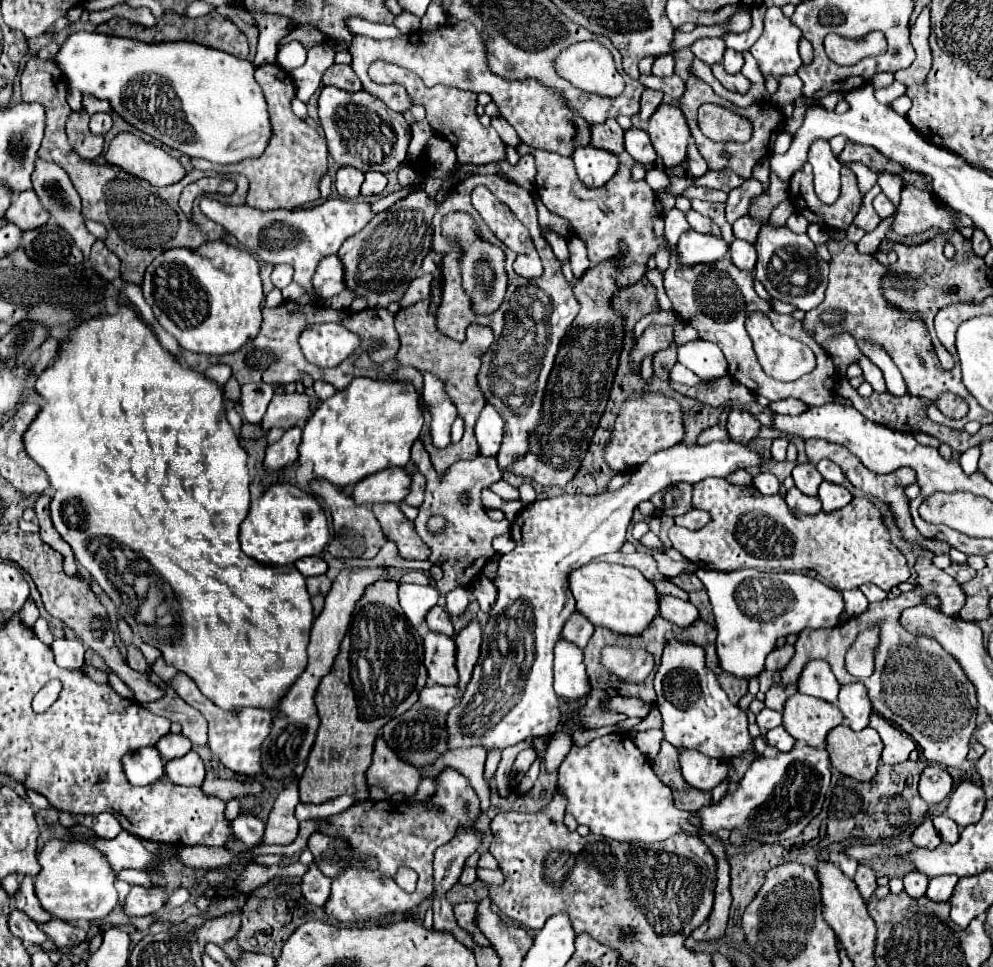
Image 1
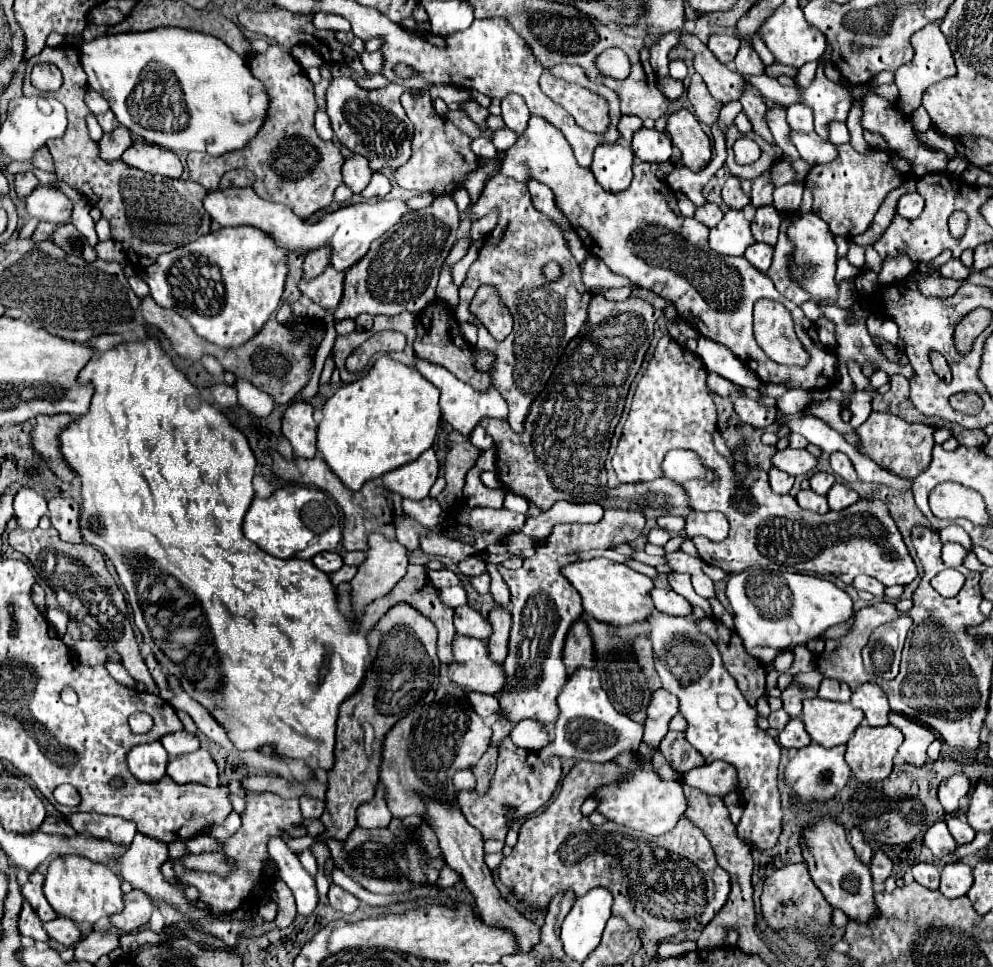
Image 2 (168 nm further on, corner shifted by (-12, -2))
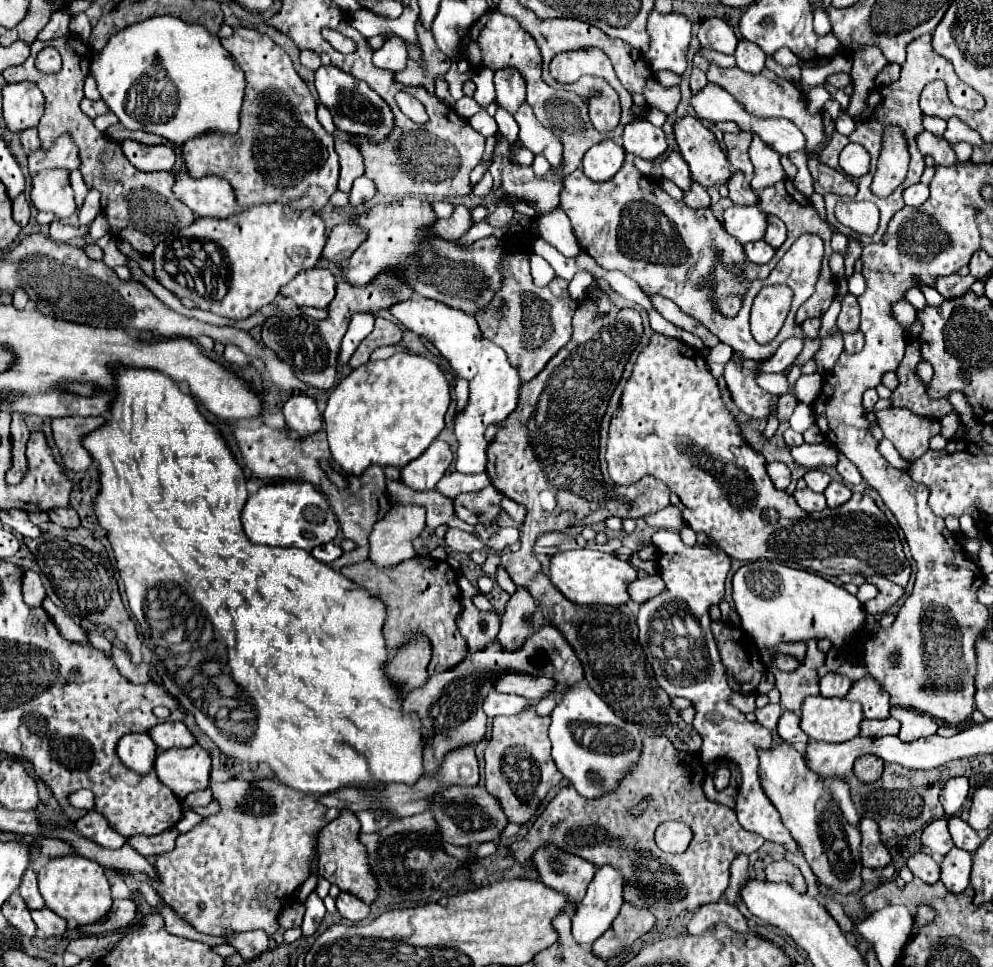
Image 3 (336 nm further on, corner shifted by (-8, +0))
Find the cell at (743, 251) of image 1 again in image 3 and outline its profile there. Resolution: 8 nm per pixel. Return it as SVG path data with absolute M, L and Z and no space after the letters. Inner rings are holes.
M759 239L759 241L747 243L747 245L745 245L745 253L747 253L747 259L749 259L749 261L753 261L753 263L757 263L757 265L765 265L765 263L771 261L775 249L773 249L769 243L765 243L763 239Z

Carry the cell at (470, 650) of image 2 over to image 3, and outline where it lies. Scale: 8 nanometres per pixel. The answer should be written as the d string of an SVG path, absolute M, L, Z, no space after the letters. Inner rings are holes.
M515 671L499 675L495 681L495 691L515 693L525 699L541 699L541 697L549 695L551 689L553 689L551 679L535 677L535 675L527 675L527 673L515 673Z

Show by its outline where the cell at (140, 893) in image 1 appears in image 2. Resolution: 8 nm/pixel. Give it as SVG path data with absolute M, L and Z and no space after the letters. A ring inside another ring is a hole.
M133 889L131 893L127 893L123 897L123 903L125 903L125 909L111 917L111 925L115 929L119 929L121 933L131 933L131 931L137 931L143 925L147 925L151 913L155 909L155 903L151 897L147 897L143 891Z

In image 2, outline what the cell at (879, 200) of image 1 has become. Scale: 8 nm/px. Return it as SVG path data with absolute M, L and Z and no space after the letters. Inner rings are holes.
M905 193L897 203L897 213L907 219L915 219L921 211L923 211L923 197L919 193Z

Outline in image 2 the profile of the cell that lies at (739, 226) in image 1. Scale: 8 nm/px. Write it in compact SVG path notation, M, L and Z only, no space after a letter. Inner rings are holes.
M773 205L759 207L751 221L751 231L753 231L755 241L775 247L777 235L779 235L779 223L781 223L781 217Z

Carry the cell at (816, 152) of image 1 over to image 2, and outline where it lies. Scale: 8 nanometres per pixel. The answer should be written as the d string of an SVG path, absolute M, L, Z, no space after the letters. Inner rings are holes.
M791 131L789 137L791 137L791 143L797 147L797 151L801 153L801 159L805 159L809 165L829 163L831 159L837 157L835 145L831 141L821 139L815 131L811 131L811 133Z

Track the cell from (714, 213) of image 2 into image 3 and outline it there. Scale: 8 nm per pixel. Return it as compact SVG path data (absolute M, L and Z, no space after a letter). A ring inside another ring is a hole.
M693 183L693 187L685 193L683 199L691 209L707 209L709 207L709 193L705 191L705 187L701 187L699 183Z

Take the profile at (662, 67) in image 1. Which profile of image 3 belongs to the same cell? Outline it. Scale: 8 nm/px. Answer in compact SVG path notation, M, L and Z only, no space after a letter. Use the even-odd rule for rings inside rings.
M651 11L649 17L651 45L645 55L653 71L669 69L683 75L687 69L687 53L691 42L691 21L681 13L659 15Z

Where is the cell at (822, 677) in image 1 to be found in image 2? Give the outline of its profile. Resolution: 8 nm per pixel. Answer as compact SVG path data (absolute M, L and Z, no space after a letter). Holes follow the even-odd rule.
M823 679L817 695L823 699L829 699L829 701L849 701L849 697L851 697L849 685L843 681L837 681L837 679Z

